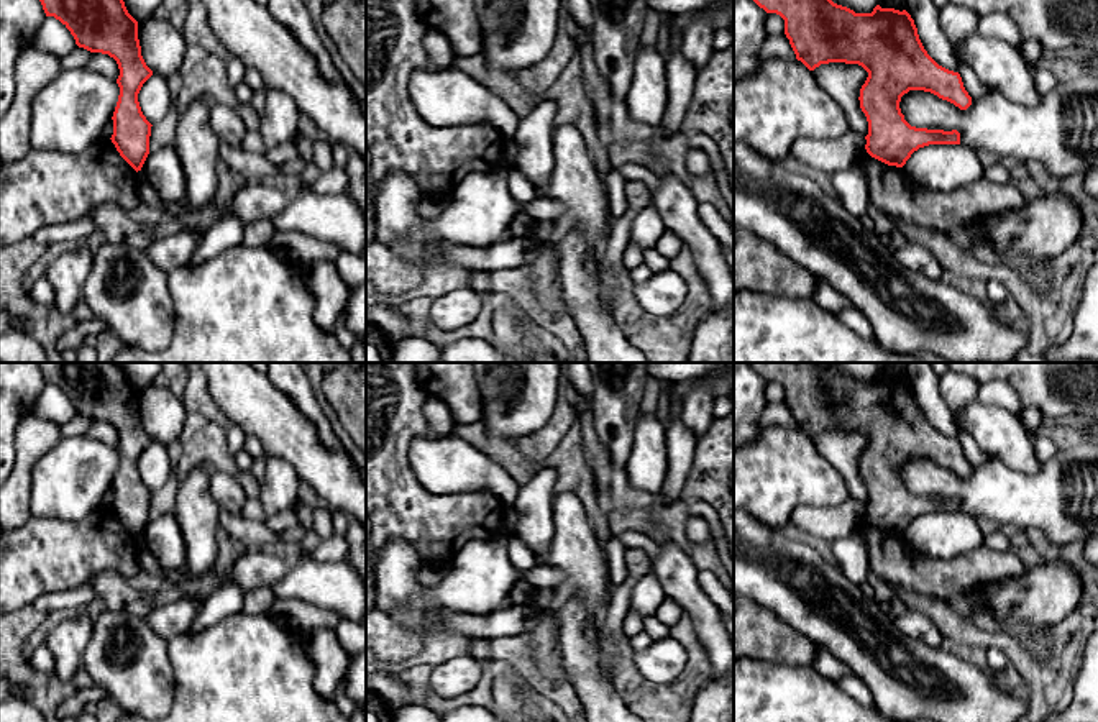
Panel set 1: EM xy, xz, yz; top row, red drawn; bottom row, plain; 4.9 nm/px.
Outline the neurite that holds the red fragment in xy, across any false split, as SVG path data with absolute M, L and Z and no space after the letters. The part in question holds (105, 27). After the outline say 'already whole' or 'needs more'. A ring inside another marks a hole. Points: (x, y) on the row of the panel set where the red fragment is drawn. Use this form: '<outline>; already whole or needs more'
M39 0L46 16L59 20L75 44L102 53L118 64L120 87L113 112L113 135L120 156L138 172L149 154L151 123L141 112L138 94L153 75L141 56L138 21L123 0Z; already whole

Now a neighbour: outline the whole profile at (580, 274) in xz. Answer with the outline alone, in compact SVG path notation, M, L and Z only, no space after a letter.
M578 228L558 243L558 276L563 299L568 305L568 315L584 340L588 359L589 363L647 363L645 356L625 340L614 317L607 312L599 256Z

